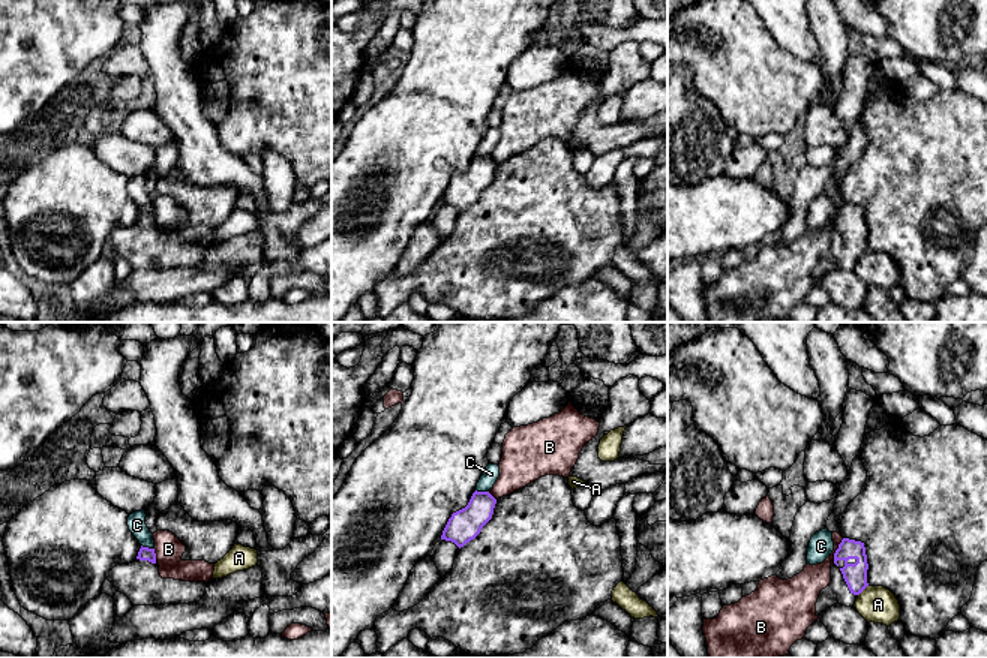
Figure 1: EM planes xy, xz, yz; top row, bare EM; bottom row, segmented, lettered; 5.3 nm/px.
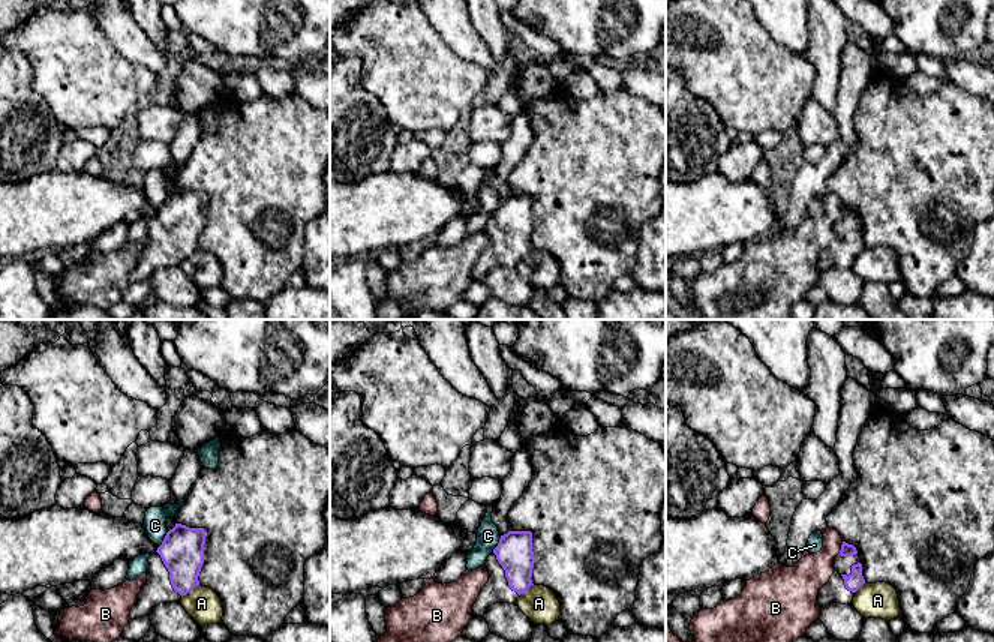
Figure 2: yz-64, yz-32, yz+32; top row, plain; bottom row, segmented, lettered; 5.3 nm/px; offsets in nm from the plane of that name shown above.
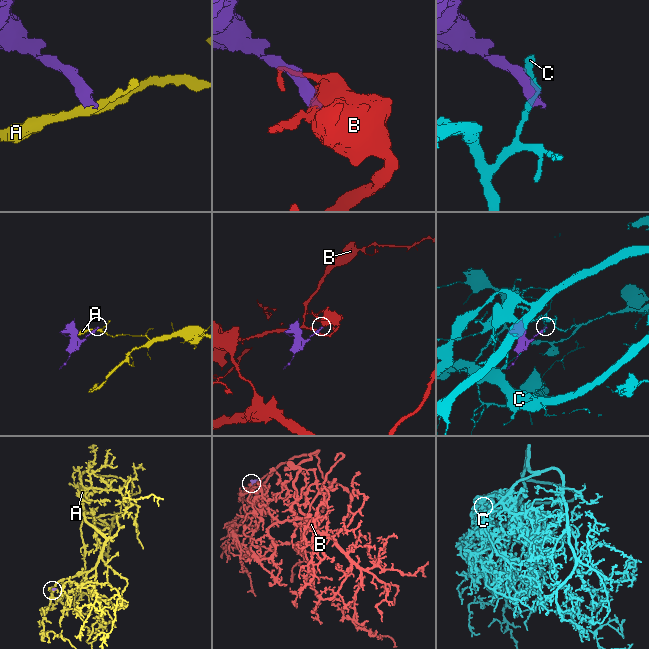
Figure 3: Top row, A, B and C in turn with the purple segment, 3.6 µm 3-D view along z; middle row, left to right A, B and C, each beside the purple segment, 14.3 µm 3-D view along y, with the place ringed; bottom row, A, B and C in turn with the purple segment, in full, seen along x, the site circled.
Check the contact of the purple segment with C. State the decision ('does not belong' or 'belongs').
does not belong

